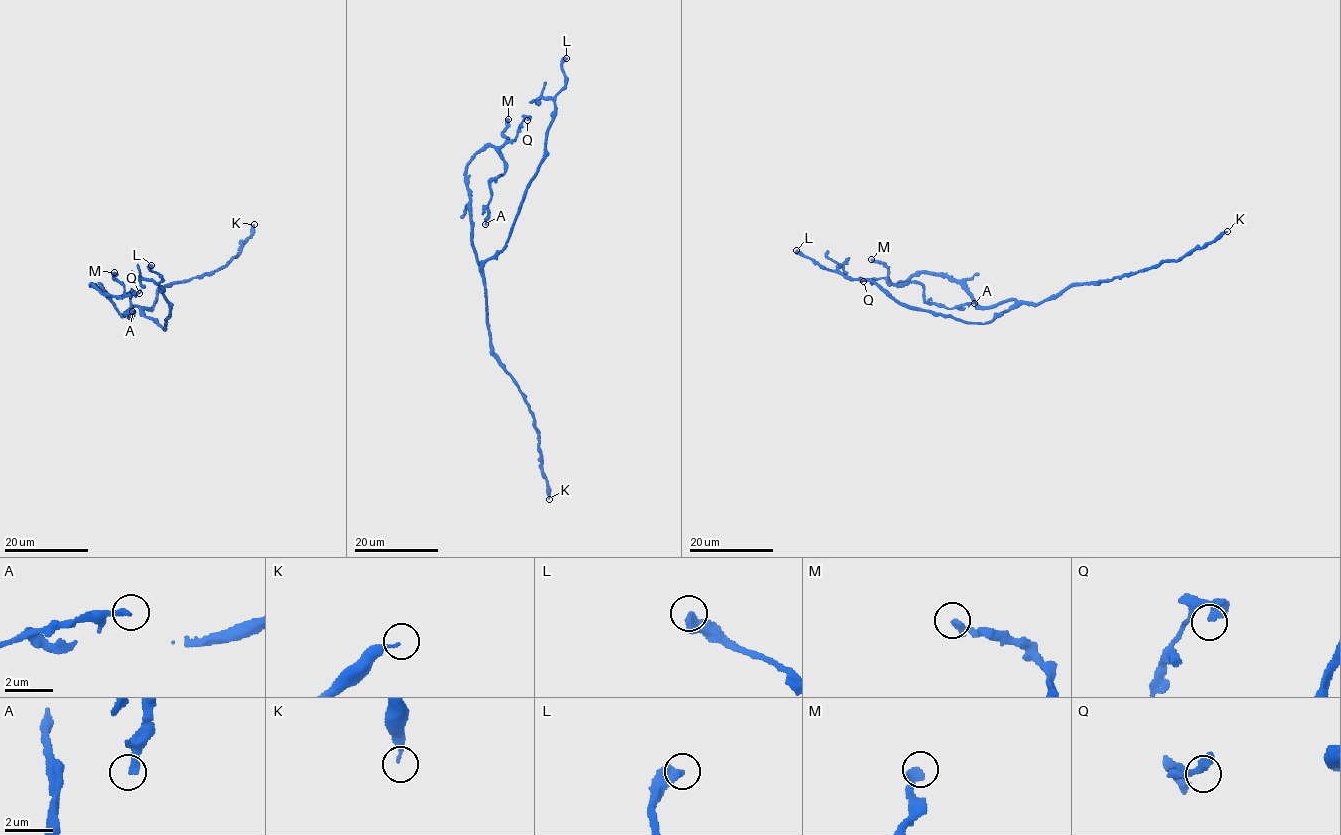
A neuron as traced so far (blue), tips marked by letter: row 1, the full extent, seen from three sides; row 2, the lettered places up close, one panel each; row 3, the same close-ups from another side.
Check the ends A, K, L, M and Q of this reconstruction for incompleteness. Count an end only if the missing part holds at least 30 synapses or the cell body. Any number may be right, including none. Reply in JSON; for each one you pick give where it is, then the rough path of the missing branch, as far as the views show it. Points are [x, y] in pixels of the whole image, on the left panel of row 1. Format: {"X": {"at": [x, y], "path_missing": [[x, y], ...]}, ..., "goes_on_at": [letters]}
{"goes_on_at": []}

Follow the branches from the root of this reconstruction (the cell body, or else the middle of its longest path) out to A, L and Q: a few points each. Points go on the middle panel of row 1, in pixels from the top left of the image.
A: (482, 269), (472, 240), (467, 165), (476, 154), (493, 146), (504, 161), (505, 170), (490, 182), (485, 224)
L: (482, 269), (505, 244), (526, 186), (542, 161), (555, 94), (565, 85), (562, 62), (566, 58)
Q: (482, 269), (472, 240), (467, 165), (487, 147), (502, 147), (511, 142), (523, 119), (526, 116), (527, 120)

